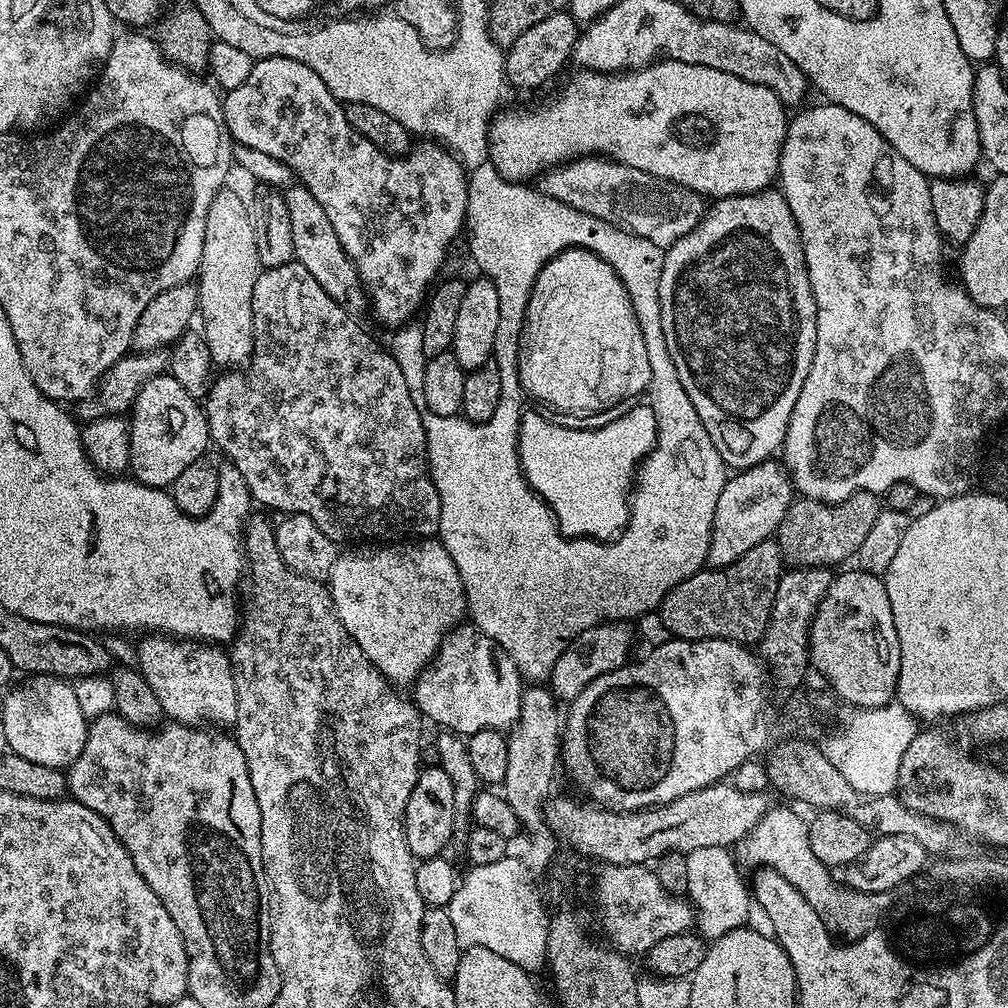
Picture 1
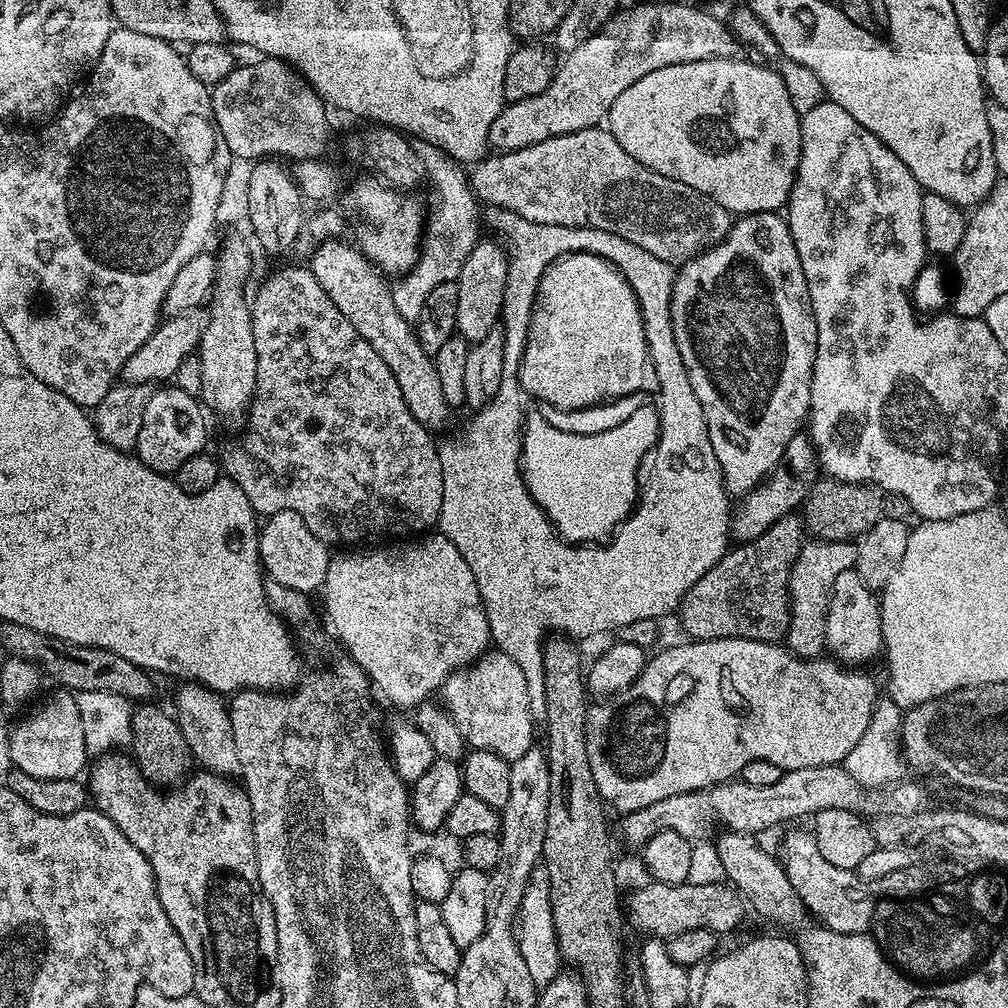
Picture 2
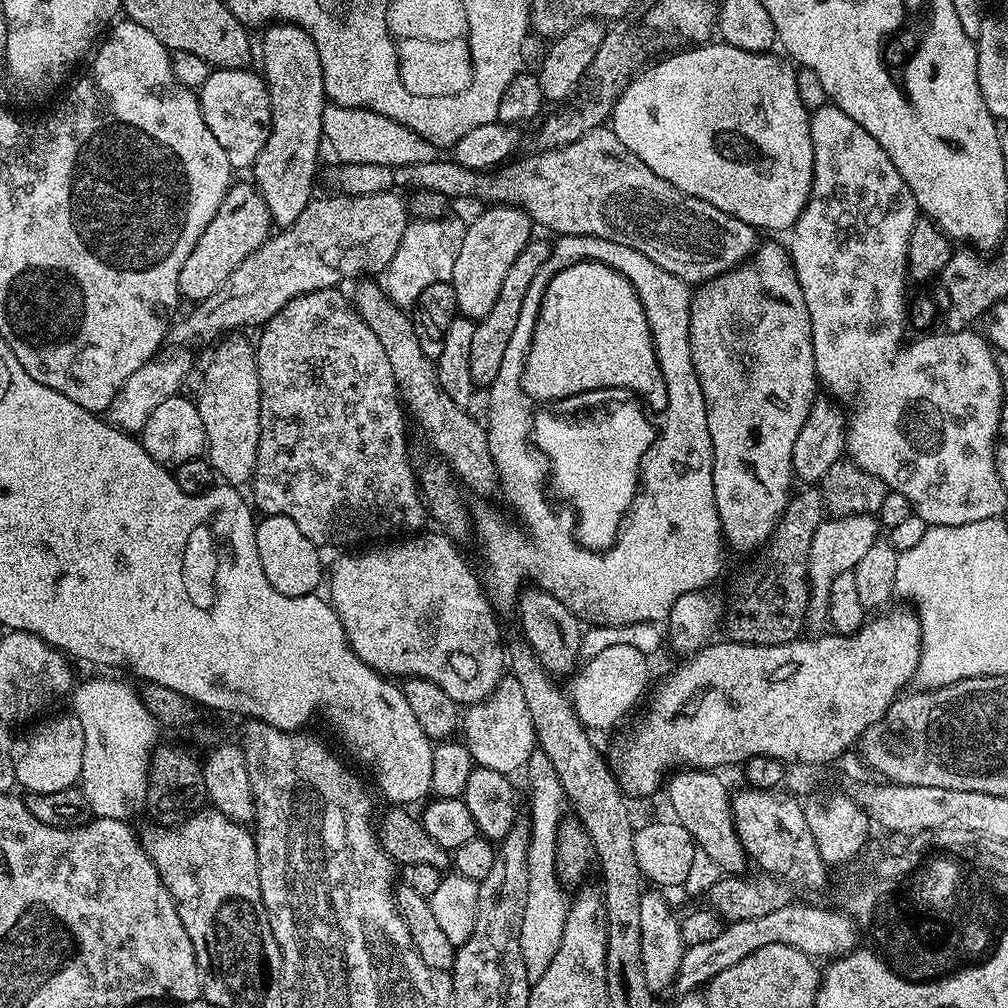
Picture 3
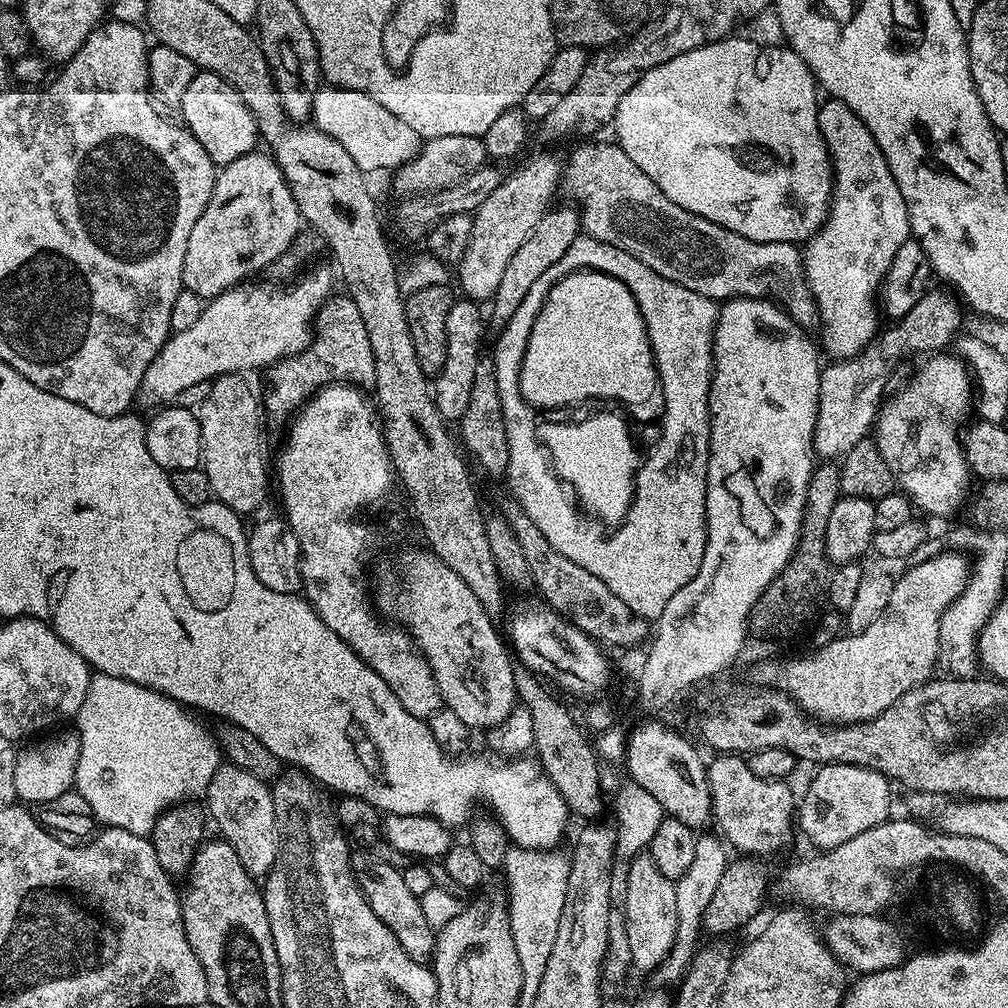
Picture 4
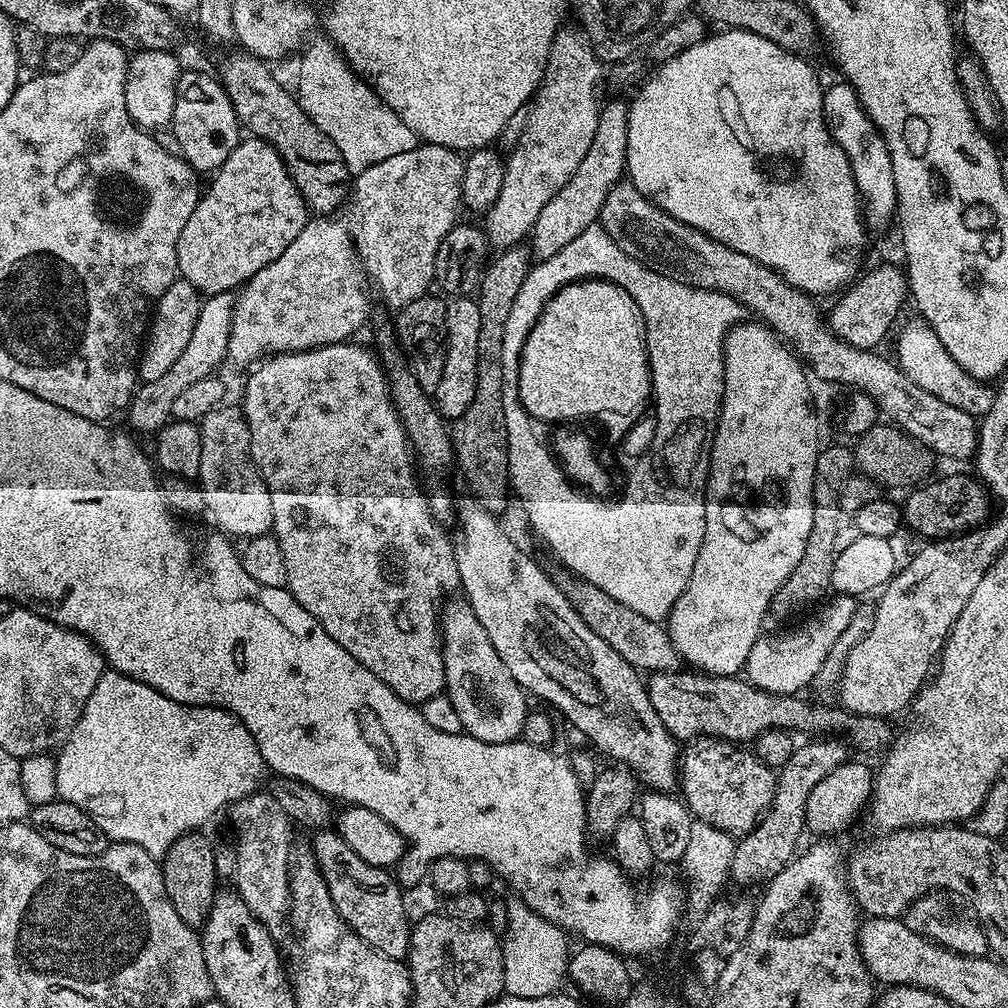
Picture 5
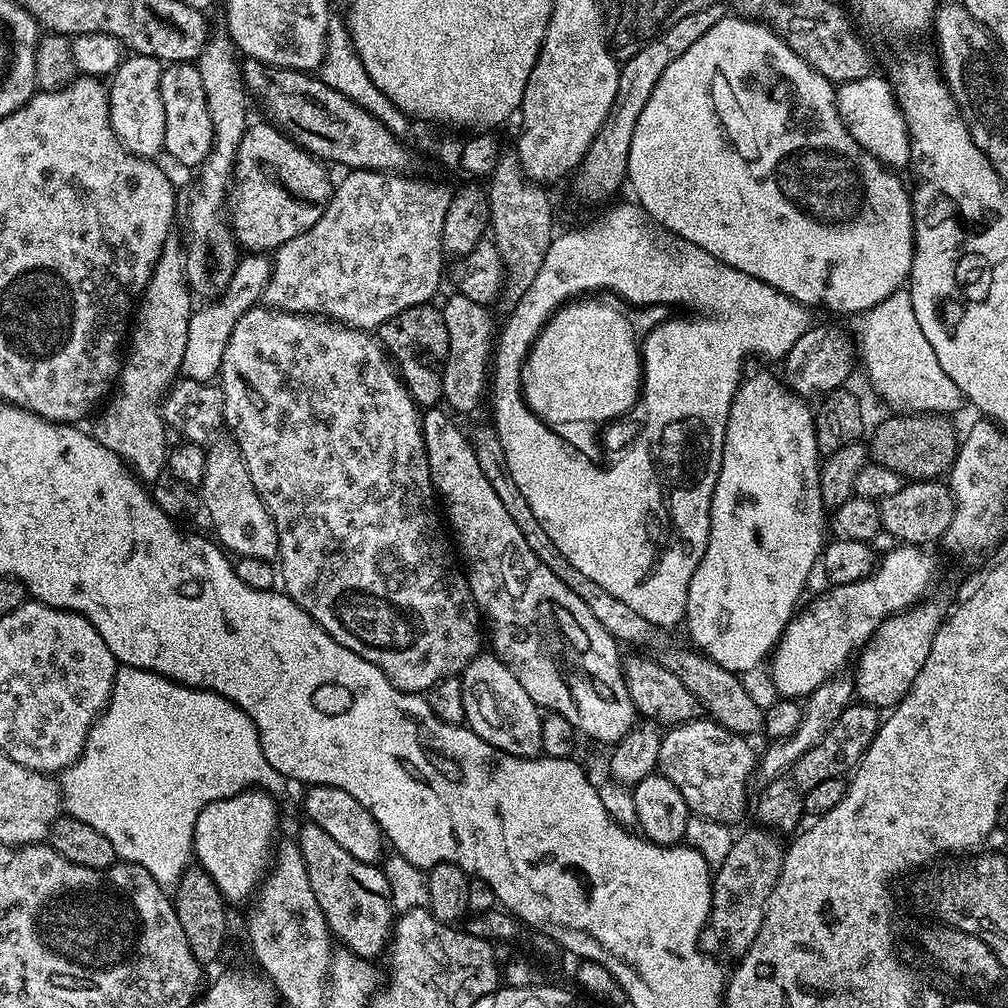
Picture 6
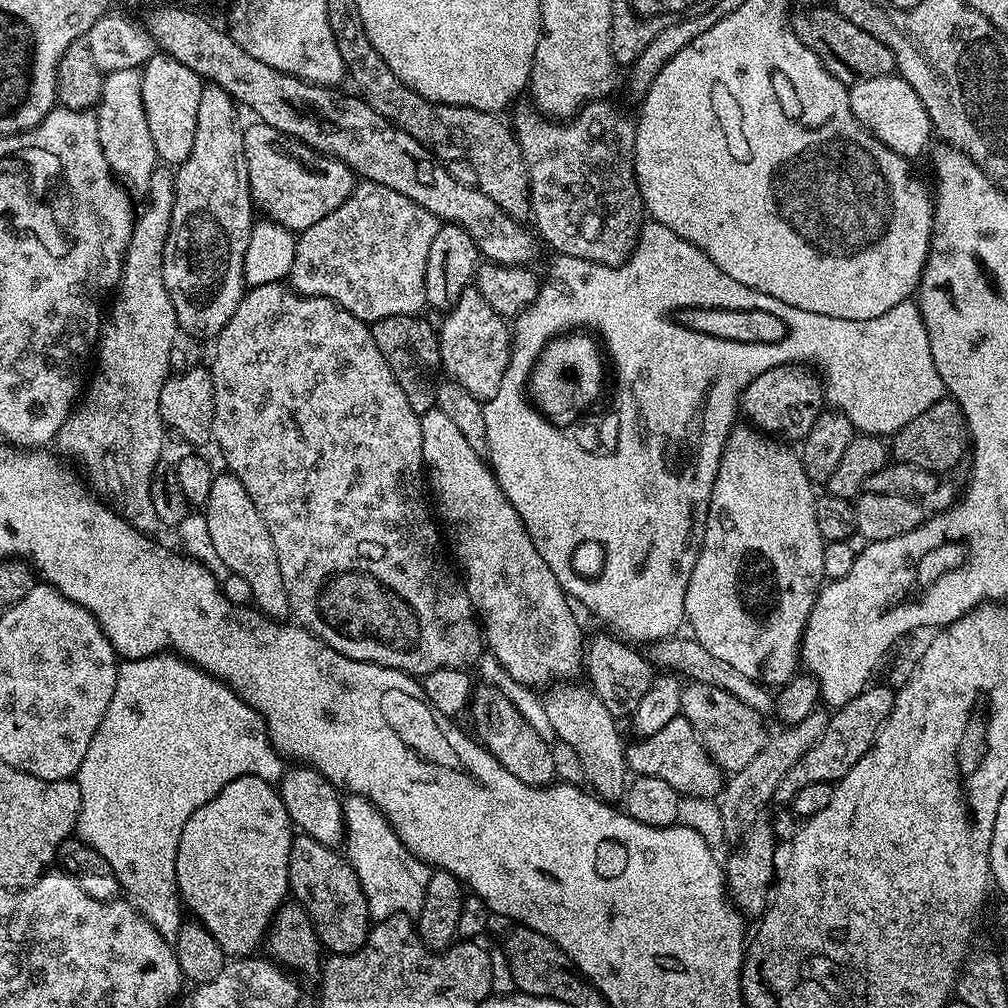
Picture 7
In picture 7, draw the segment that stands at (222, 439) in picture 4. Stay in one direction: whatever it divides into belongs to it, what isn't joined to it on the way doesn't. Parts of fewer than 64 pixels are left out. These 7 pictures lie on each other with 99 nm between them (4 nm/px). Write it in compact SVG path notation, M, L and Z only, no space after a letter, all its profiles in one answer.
M217 474L210 486L210 498L202 508L203 516L210 528L211 541L217 551L217 561L233 576L246 578L250 582L255 607L269 618L284 618L289 615L288 595L282 582L282 570L278 570L278 554L274 554L274 542L262 514L250 502L246 486L231 474Z

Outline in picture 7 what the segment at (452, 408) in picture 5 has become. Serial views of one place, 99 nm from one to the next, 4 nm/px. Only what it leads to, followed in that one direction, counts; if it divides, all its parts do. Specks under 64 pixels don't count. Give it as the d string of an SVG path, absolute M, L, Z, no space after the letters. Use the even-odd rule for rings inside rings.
M475 286L462 290L458 302L448 309L444 320L438 324L440 338L440 367L443 375L453 380L475 400L494 398L502 383L502 374L512 353L512 330L509 321L490 310L489 303ZM445 319L445 320L444 320Z

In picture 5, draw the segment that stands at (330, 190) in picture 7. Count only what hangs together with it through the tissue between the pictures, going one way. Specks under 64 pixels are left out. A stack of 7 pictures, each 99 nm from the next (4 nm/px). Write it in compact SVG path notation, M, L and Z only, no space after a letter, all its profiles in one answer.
M241 139L240 145L230 154L230 158L226 158L226 162L222 162L222 166L216 169L211 180L212 185L203 189L200 201L194 206L194 214L190 214L186 226L182 226L182 234L178 234L178 246L176 247L177 273L205 297L217 296L223 292L232 292L247 284L251 276L258 274L258 270L262 270L262 266L270 266L270 262L274 262L274 258L278 258L278 254L282 254L282 250L286 250L286 246L290 246L290 242L294 242L294 238L298 238L298 234L302 234L302 230L308 225L310 219L308 204L304 201L299 189L296 188L296 183L292 181L292 175L288 172L288 167L282 162L278 150L274 150L274 146L270 146L264 140Z

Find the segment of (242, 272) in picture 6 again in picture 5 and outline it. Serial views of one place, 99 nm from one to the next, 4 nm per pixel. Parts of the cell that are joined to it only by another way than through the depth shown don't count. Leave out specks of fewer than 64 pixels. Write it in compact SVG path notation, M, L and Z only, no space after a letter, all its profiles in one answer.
M223 292L217 296L207 297L201 303L198 322L194 326L194 334L178 357L178 362L162 378L145 380L137 387L130 405L132 424L140 432L155 433L172 420L172 407L178 394L190 386L190 382L198 382L198 378L206 378L217 371L216 366L225 361L228 353L228 339L232 325L232 310L236 306L236 296L232 292Z

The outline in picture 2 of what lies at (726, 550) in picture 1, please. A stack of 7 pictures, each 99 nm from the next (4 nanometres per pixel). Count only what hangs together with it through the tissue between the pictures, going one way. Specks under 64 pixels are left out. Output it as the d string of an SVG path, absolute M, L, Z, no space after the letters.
M798 434L790 438L790 442L784 448L784 453L776 469L770 475L761 480L759 486L753 492L735 505L730 516L730 536L733 541L747 542L758 538L778 518L791 516L803 505L804 499L810 494L810 490L816 485L822 469L819 460L816 459L816 448L812 445L812 438L807 434Z

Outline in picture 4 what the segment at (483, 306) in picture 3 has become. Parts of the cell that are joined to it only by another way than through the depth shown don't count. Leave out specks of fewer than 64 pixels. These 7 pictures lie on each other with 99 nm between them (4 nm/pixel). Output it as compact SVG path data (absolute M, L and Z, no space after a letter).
M536 152L521 168L512 168L507 178L478 206L478 210L472 216L472 233L470 234L469 244L465 248L464 256L458 263L460 269L460 288L465 297L477 302L491 301L492 295L498 290L498 282L502 282L502 274L506 271L506 265L510 263L510 258L514 258L518 246L530 238L530 230L538 226L538 222L544 217L553 203L552 195L558 192L558 185L562 180L562 160L552 152Z

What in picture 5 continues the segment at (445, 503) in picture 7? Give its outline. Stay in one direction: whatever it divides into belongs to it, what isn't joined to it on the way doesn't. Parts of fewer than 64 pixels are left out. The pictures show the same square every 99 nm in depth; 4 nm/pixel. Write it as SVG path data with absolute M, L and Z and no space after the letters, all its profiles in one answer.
M465 494L458 500L458 524L459 520L460 540L458 536L456 561L460 588L465 592L466 603L474 610L478 622L482 622L482 630L490 634L490 642L494 642L498 658L506 662L506 670L514 674L525 693L553 704L594 747L613 756L616 759L613 761L623 767L631 768L641 785L648 784L644 786L654 792L675 793L682 752L676 737L666 730L666 726L662 726L662 718L658 718L658 710L654 710L654 702L650 702L648 686L641 673L630 666L630 662L626 662L618 650L602 642L602 638L598 638L590 626L586 626L559 583L555 579L551 580L504 533L503 526L496 521L499 519L486 511L471 495Z

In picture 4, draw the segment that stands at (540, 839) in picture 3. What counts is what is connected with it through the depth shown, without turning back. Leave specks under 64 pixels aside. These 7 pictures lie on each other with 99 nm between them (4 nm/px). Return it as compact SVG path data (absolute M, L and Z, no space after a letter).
M509 847L502 874L506 876L506 903L511 918L511 934L514 948L522 967L522 990L520 1003L530 1006L537 996L542 975L546 972L547 959L554 946L562 906L566 900L566 886L569 885L571 851L564 848L529 849Z

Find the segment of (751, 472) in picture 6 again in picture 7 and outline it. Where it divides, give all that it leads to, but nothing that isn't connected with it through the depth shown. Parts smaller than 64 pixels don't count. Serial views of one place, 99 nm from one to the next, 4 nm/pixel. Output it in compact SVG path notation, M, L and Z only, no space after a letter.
M751 426L743 427L733 427L728 433L728 441L720 459L714 490L710 494L710 502L708 503L704 542L698 558L694 562L690 582L686 586L684 615L687 627L692 627L691 635L702 646L706 646L706 650L710 650L710 654L714 654L714 658L722 658L722 662L734 666L734 670L738 670L738 674L746 674L746 678L758 680L765 686L779 686L786 683L798 668L800 640L804 637L804 627L810 618L810 610L816 601L816 593L820 591L826 580L822 570L822 554L824 553L826 542L818 530L818 518L816 517L818 492L814 487L814 483L806 474L801 460L801 453L791 443L779 438L773 438L771 435Z

